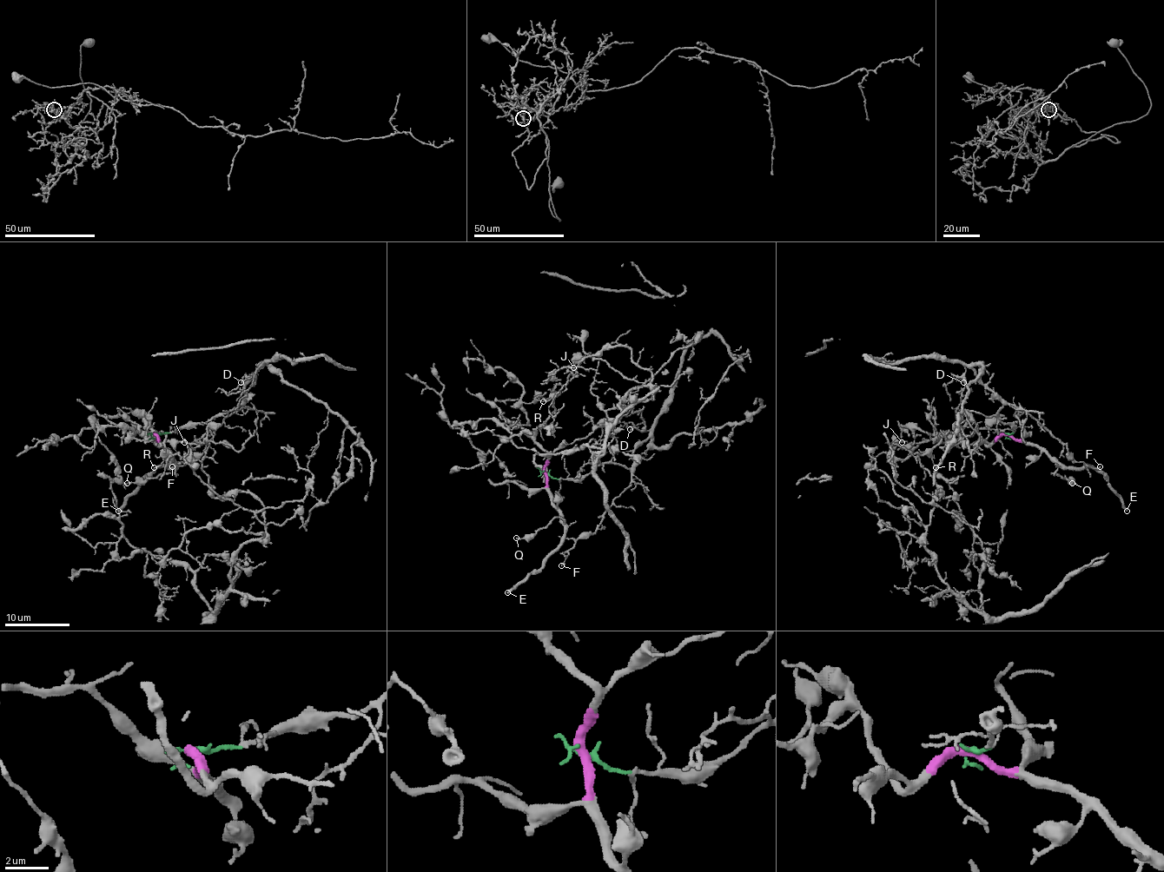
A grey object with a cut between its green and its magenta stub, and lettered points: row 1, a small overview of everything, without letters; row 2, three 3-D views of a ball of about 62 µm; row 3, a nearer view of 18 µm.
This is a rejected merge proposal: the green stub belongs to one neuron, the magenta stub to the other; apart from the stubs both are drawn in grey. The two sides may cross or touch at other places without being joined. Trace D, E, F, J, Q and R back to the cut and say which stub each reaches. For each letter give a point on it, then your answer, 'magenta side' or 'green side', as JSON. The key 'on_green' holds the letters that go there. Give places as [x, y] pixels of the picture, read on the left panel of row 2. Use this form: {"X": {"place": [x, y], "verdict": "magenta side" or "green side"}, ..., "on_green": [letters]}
{"D": {"place": [241, 382], "verdict": "green side"}, "E": {"place": [118, 511], "verdict": "magenta side"}, "F": {"place": [172, 466], "verdict": "green side"}, "J": {"place": [184, 442], "verdict": "magenta side"}, "Q": {"place": [127, 483], "verdict": "magenta side"}, "R": {"place": [154, 467], "verdict": "magenta side"}, "on_green": ["D", "F"]}

